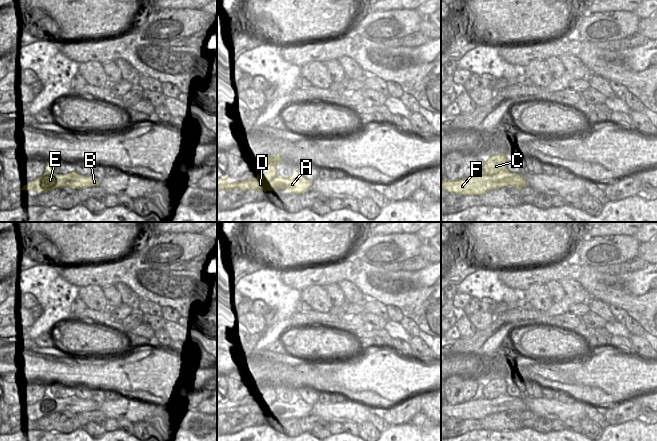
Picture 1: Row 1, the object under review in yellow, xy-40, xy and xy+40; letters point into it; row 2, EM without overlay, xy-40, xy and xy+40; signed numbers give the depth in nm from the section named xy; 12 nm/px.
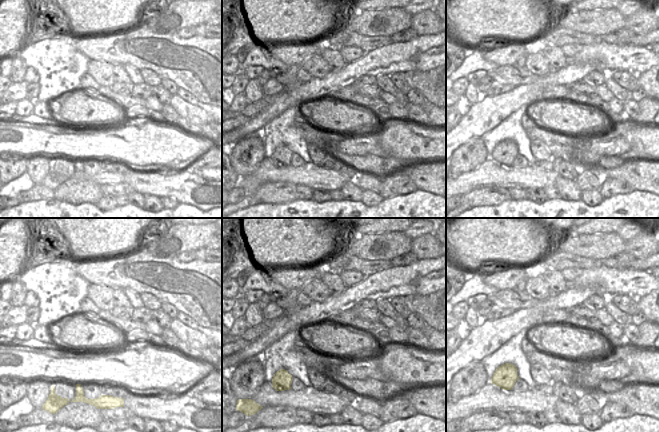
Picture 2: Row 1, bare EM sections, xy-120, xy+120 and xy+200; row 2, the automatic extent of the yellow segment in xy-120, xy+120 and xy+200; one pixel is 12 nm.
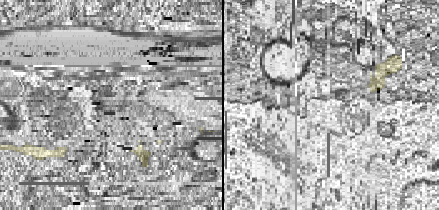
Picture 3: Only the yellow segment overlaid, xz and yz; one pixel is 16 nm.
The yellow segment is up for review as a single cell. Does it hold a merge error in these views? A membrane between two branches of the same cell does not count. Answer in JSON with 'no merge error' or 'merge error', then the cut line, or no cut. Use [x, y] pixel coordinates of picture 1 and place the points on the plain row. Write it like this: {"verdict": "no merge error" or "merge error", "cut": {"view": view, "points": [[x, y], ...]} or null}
{"verdict": "merge error", "cut": {"view": "xy+40", "points": [[506, 394], [493, 398], [483, 397]]}}

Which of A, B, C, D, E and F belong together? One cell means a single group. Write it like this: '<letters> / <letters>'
A B D E F / C

